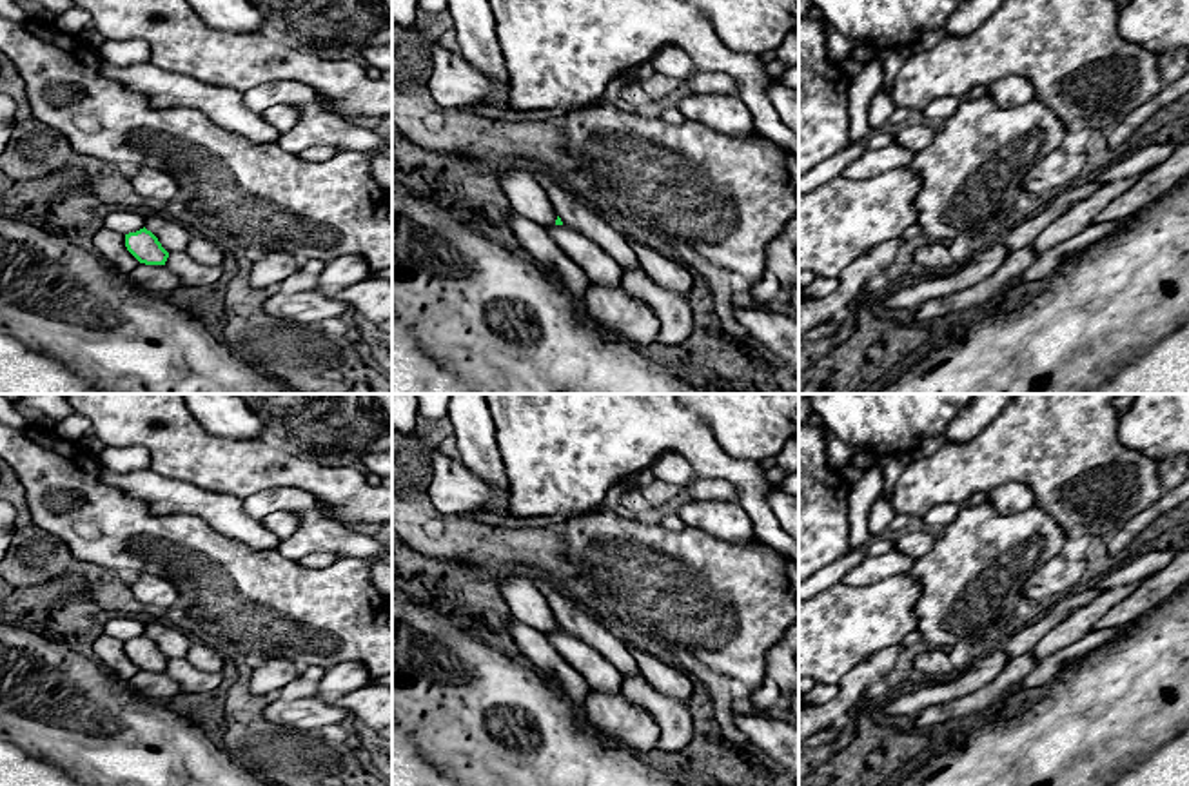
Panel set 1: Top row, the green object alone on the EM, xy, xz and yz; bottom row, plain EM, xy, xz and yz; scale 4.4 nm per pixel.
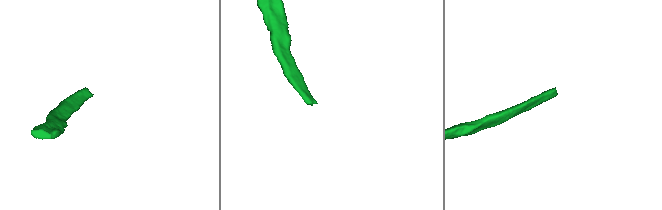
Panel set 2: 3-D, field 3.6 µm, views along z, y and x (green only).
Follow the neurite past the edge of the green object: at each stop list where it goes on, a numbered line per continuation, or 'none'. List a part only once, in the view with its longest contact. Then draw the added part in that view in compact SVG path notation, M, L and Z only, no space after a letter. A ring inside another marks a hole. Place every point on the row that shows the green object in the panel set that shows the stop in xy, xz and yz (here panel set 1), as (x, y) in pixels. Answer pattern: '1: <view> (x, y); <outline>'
1: xz (587, 255); M554 225L550 232L561 251L590 281L604 287L621 285L623 270L595 241L566 225Z

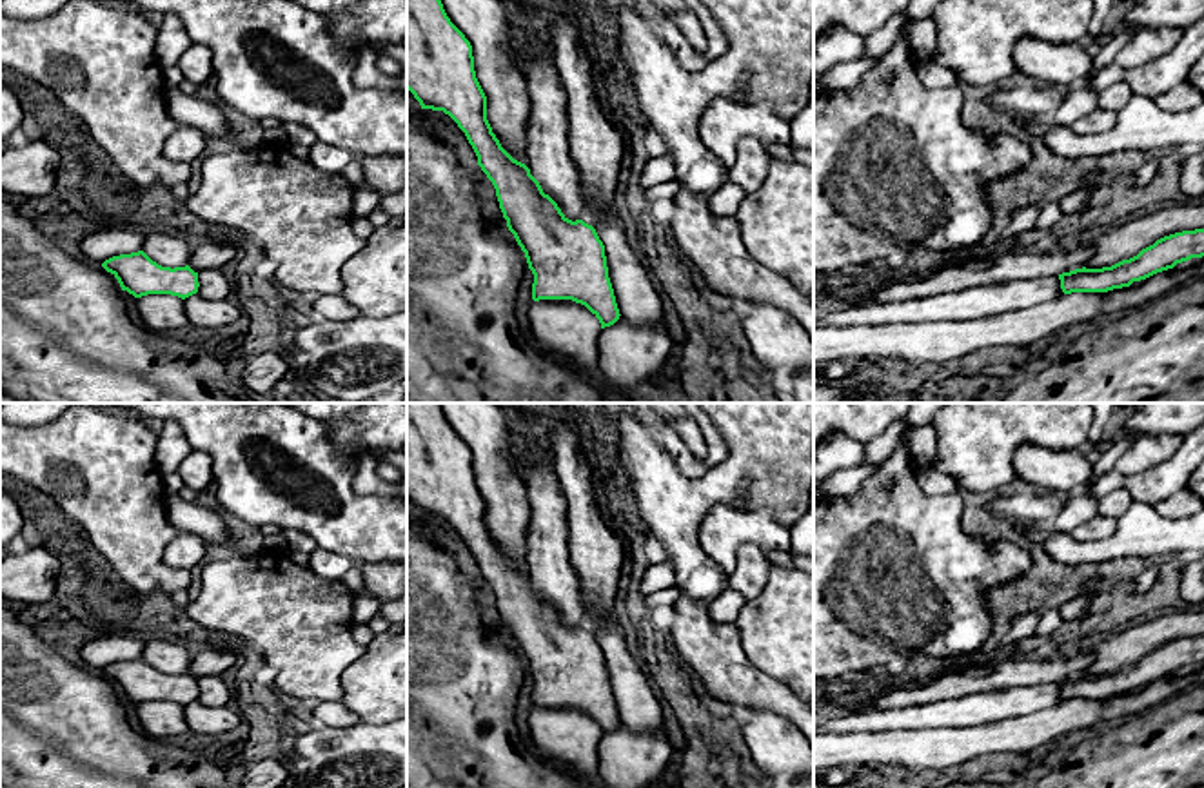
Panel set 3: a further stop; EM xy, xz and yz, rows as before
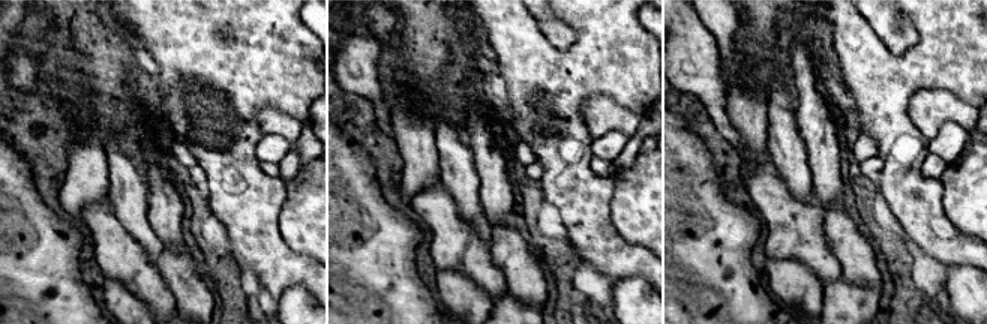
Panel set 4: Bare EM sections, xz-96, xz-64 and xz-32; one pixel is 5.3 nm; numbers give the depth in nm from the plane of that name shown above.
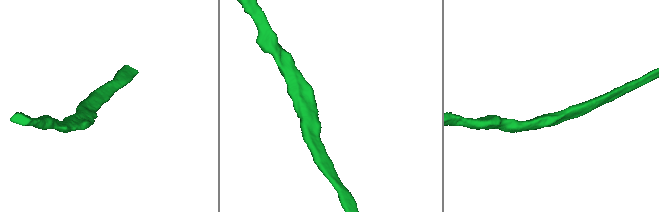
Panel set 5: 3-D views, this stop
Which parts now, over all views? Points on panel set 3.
none

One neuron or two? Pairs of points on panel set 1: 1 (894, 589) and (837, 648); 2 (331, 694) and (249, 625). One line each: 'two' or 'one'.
1: one
2: two

